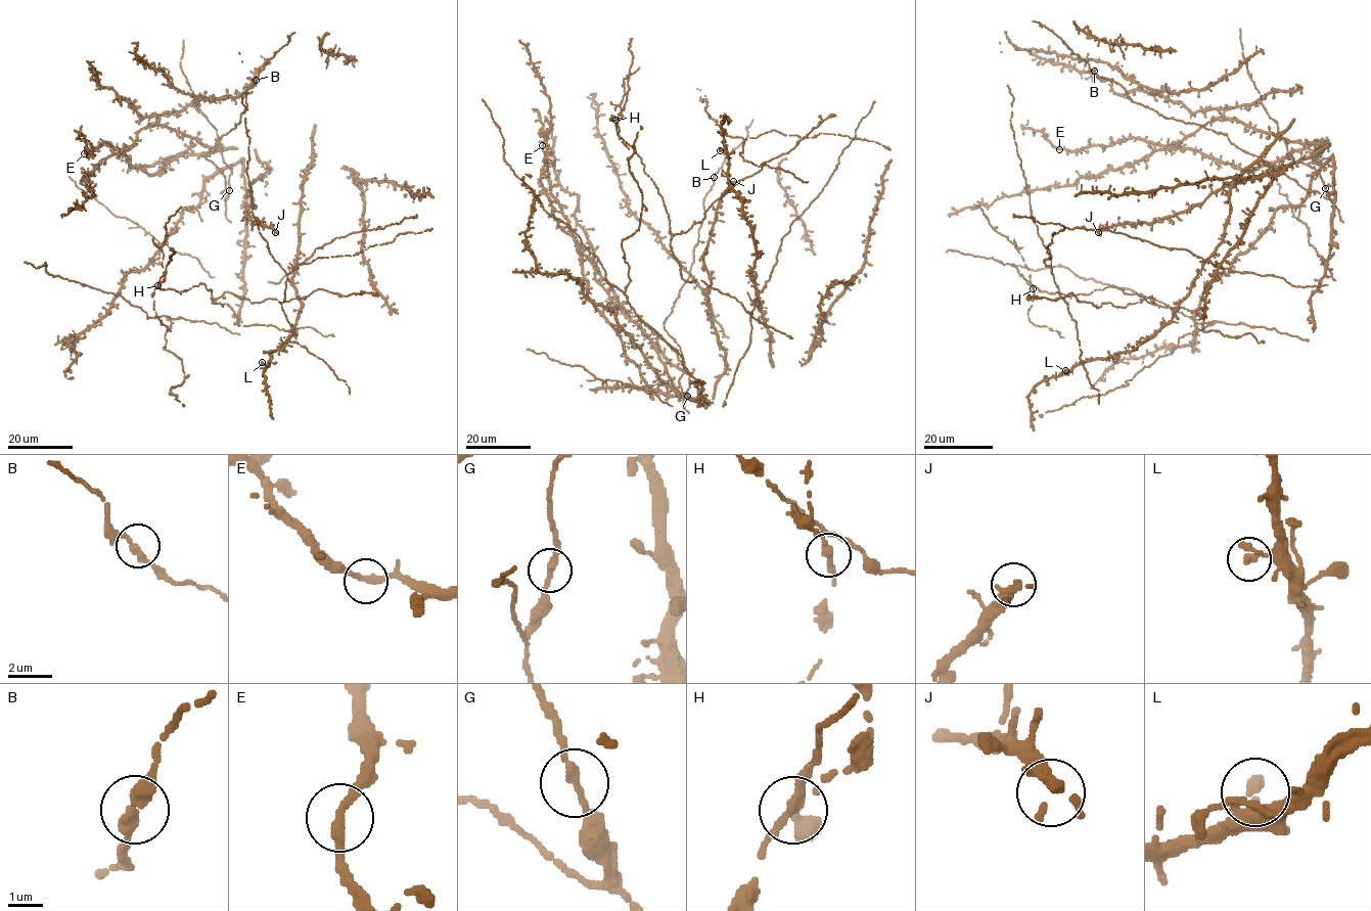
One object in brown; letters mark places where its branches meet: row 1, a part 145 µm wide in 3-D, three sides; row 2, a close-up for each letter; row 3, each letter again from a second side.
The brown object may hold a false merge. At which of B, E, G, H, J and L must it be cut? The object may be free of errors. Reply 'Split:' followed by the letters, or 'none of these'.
Split: H

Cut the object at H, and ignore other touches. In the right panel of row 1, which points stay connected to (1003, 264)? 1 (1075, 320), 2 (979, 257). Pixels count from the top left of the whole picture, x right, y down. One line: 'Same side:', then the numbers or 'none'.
Same side: 1, 2

